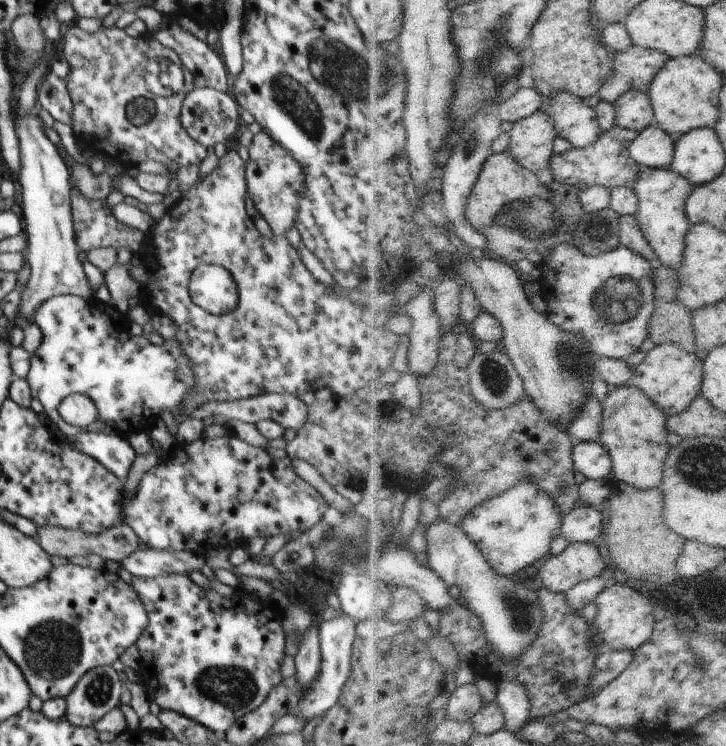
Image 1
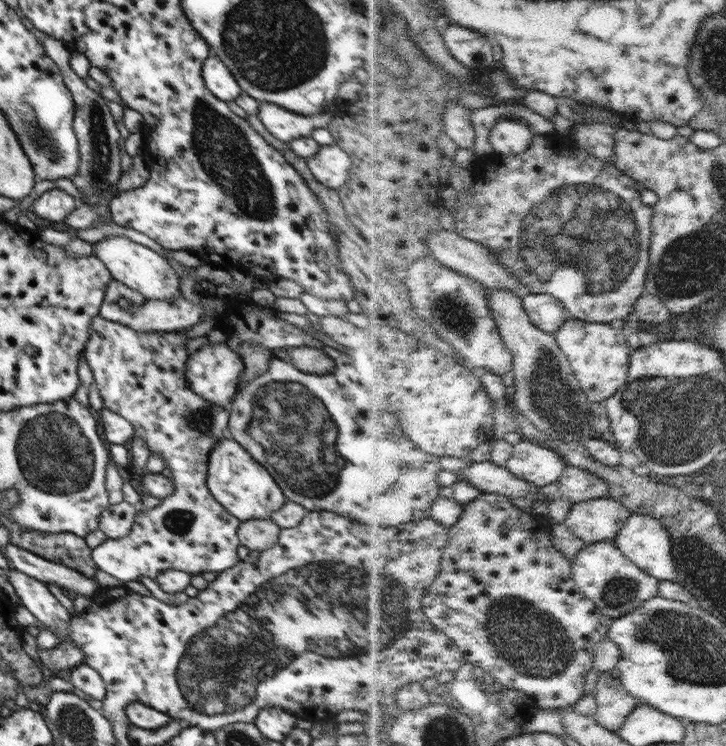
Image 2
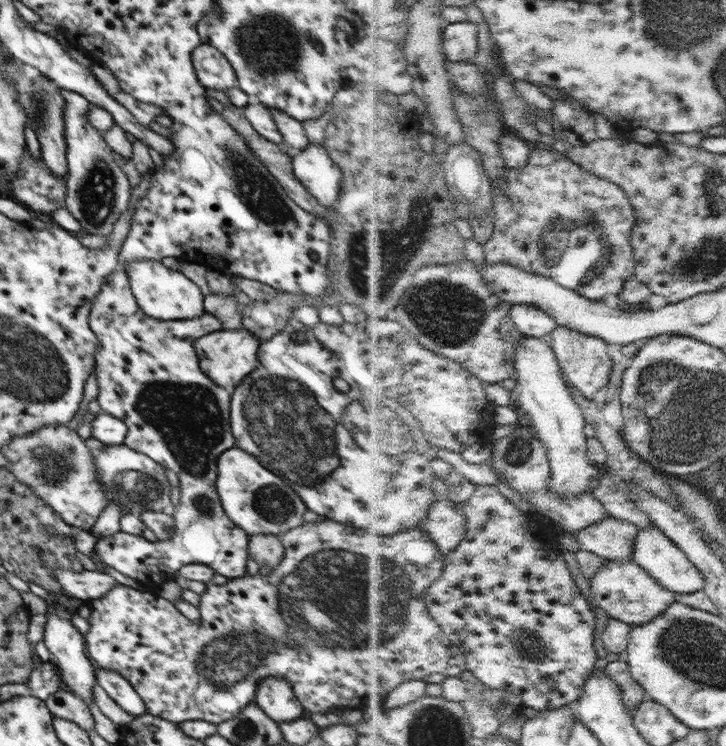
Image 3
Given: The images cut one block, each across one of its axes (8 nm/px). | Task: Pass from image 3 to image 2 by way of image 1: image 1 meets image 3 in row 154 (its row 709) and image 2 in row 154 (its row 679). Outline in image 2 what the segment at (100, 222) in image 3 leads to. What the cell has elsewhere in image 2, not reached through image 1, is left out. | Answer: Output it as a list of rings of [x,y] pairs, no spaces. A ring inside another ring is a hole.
[[[45,32],[41,33],[41,39],[44,40],[42,45],[46,55],[54,60],[54,63],[60,68],[62,79],[66,83],[66,87],[72,93],[74,99],[75,118],[73,120],[73,130],[75,131],[77,142],[79,143],[80,165],[78,166],[78,174],[72,179],[72,182],[86,197],[79,203],[86,203],[90,207],[96,209],[96,213],[104,219],[102,224],[92,226],[88,230],[77,230],[76,237],[80,240],[86,240],[91,244],[100,241],[108,235],[124,235],[132,241],[143,244],[151,250],[157,250],[158,244],[155,240],[148,238],[145,234],[134,229],[126,229],[116,224],[111,218],[110,211],[111,198],[116,195],[110,194],[110,188],[119,182],[122,171],[120,166],[120,157],[123,152],[121,149],[122,138],[117,130],[115,119],[110,113],[110,109],[106,105],[106,100],[98,91],[93,91],[86,86],[82,80],[70,66],[70,49],[67,48],[62,40],[49,38]]]

